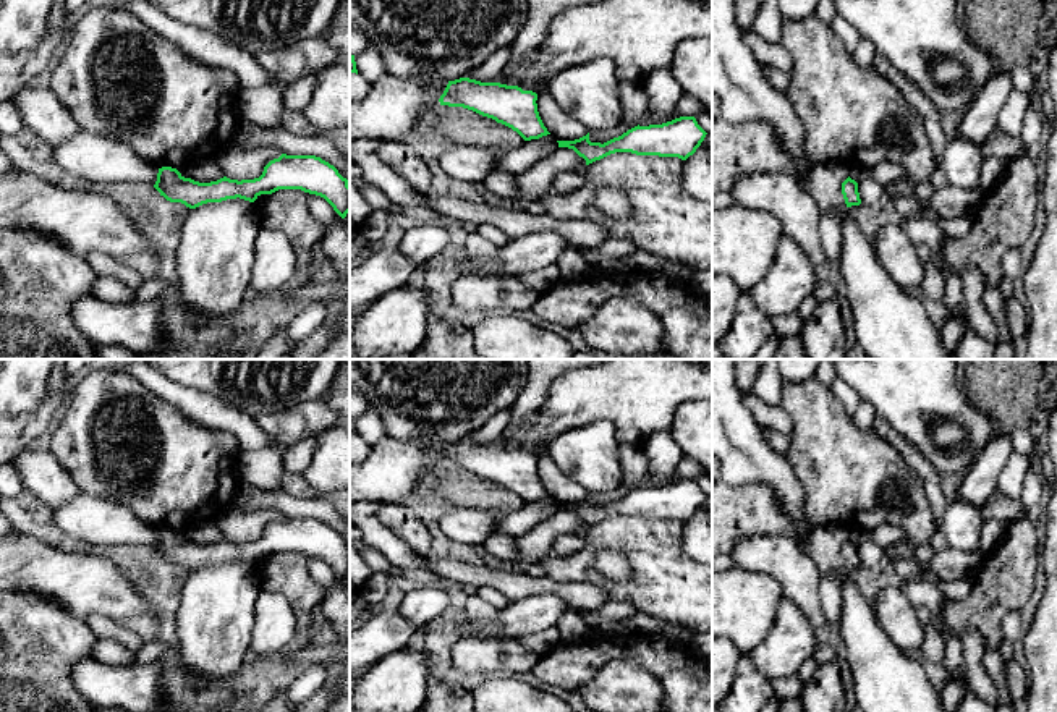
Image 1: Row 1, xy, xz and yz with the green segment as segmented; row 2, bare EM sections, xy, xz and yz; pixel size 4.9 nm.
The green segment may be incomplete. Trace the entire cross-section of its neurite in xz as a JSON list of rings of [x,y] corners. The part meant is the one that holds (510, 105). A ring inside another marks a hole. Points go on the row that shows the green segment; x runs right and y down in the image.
[[[469,78],[448,81],[439,99],[440,105],[463,107],[492,118],[516,131],[524,141],[550,134],[539,117],[536,100],[537,94],[533,91]]]

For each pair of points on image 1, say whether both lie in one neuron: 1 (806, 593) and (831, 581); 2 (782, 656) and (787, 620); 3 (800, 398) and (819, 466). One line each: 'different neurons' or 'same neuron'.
1: different neurons
2: same neuron
3: same neuron

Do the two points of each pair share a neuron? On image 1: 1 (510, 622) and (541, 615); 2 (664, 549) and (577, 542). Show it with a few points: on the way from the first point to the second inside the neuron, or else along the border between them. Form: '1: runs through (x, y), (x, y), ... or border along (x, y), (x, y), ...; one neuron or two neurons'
1: runs through (518, 618), (533, 615); one neuron
2: border along (575, 552), (551, 555); two neurons

